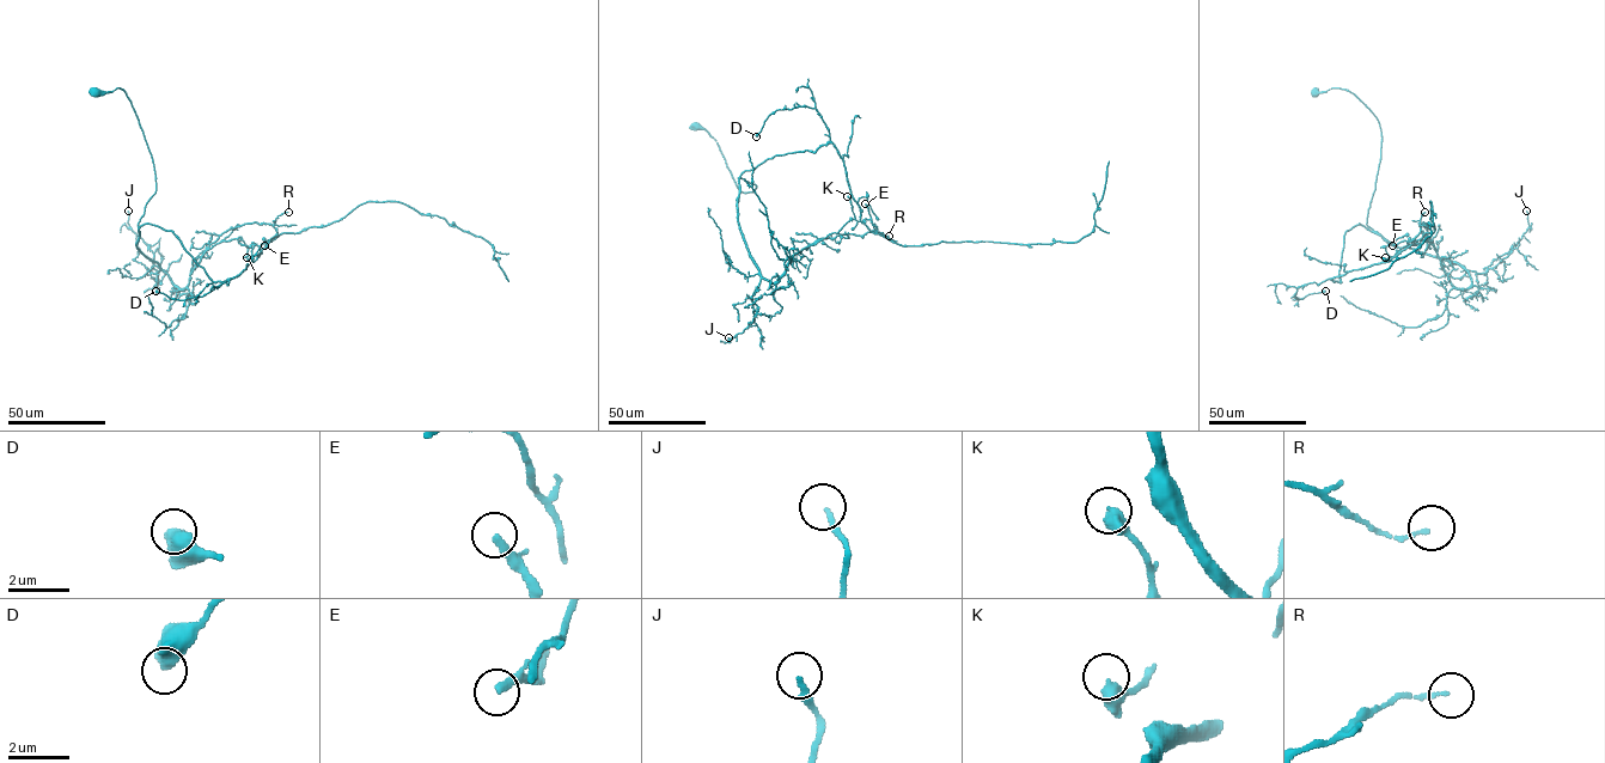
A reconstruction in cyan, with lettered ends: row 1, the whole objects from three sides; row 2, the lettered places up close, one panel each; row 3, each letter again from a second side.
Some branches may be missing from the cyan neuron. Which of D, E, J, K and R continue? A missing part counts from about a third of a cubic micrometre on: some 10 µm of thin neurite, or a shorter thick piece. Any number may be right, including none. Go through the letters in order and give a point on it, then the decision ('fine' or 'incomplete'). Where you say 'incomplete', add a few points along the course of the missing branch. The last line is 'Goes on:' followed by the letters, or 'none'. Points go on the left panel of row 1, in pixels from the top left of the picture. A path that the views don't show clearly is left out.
D: place (156, 291); fine
E: place (264, 245); incomplete; course (264, 245), (257, 255), (249, 255), (240, 262)
J: place (128, 211); fine
K: place (246, 257); fine
R: place (288, 212); fine
Goes on: E

